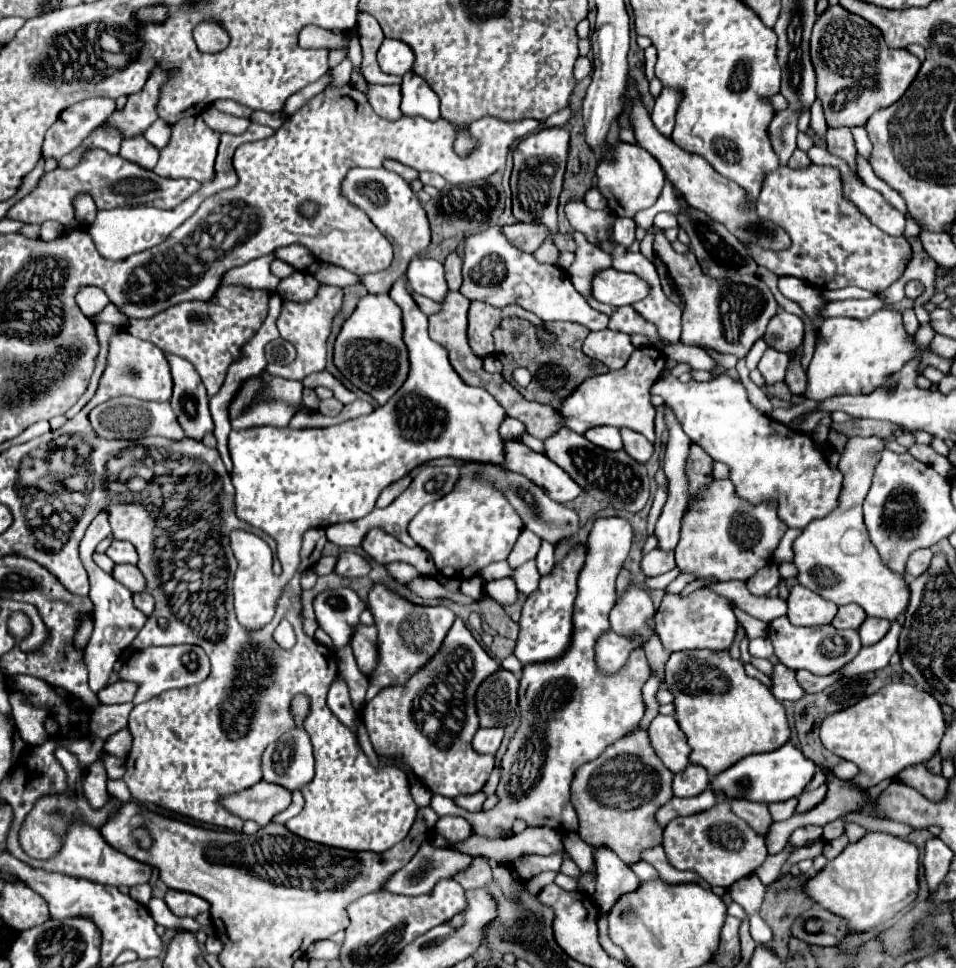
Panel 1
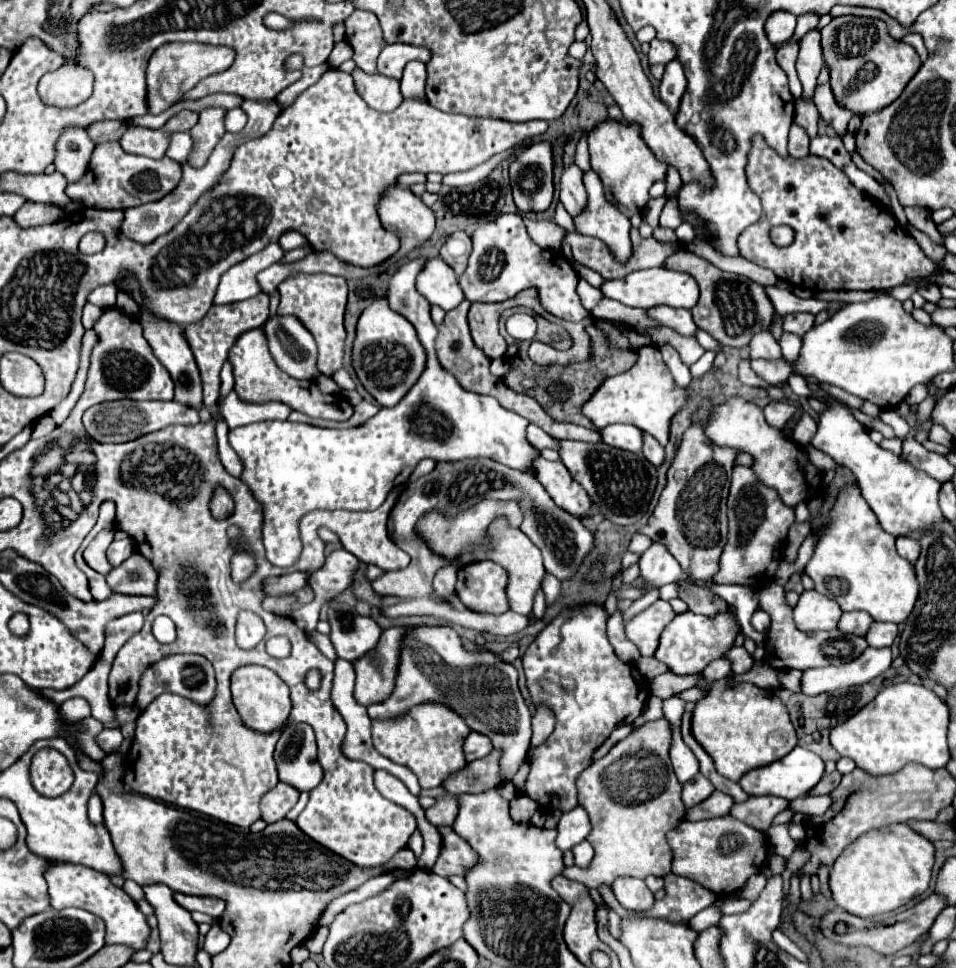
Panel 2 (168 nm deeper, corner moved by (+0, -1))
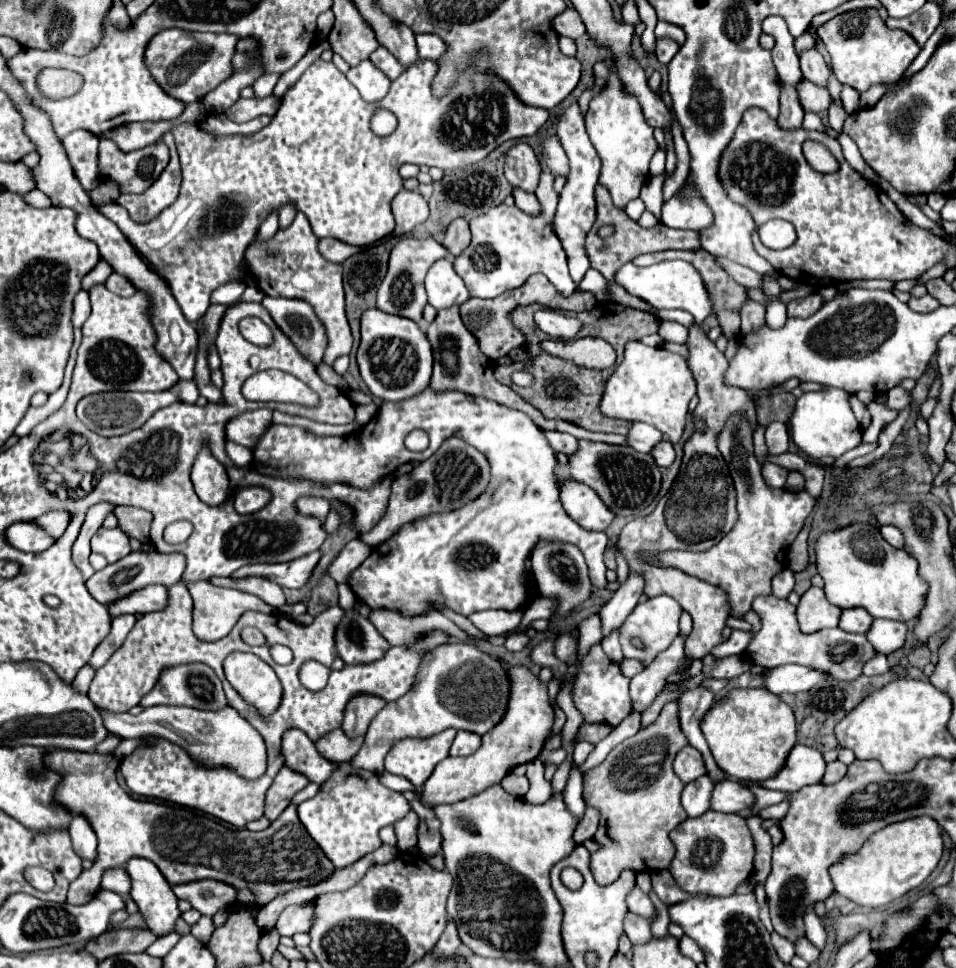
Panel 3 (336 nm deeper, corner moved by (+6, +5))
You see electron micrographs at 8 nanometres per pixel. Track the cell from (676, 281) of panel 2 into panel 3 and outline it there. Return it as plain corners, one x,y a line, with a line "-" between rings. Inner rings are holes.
672,260
672,262
660,262
660,264
652,264
652,266
646,266
646,268
640,268
640,266
634,266
632,262
622,266
620,272
616,274
616,280
618,284
622,284
630,294
634,296
640,296
644,298
646,302
650,302
654,308
662,310
662,308
678,308
678,310
686,310
694,316
696,322
702,322
706,320
712,310
714,310
714,304
710,300
710,294
704,286
704,280
700,276
700,272
684,262
684,260

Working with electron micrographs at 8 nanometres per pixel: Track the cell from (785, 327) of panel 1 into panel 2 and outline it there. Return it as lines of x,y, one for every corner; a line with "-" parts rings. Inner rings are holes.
800,312
784,316
784,322
782,322
784,332
796,334
796,336
800,336
800,338
802,338
812,326
814,326
814,316
812,316
812,314
800,314

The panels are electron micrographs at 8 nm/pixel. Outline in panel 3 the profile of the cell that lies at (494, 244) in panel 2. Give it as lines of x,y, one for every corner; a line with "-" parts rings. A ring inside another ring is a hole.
544,170
540,176
538,200
542,208
540,216
532,216
520,208
508,208
500,204
470,220
472,244
454,258
454,270
464,280
470,296
496,298
506,290
520,288
536,272
544,274
562,296
570,296
576,290
576,284
568,274
566,252
552,228
558,194
554,192
554,176
550,170

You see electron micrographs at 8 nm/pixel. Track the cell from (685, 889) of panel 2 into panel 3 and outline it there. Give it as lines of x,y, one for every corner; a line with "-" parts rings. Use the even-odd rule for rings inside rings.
632,912
628,914
628,918
626,918
626,922
624,922
624,932
626,932
626,936
630,938
630,942
632,942
634,946
646,944
646,942
652,940
650,922
644,920
644,918
640,918
640,916
636,916
636,914
632,914

